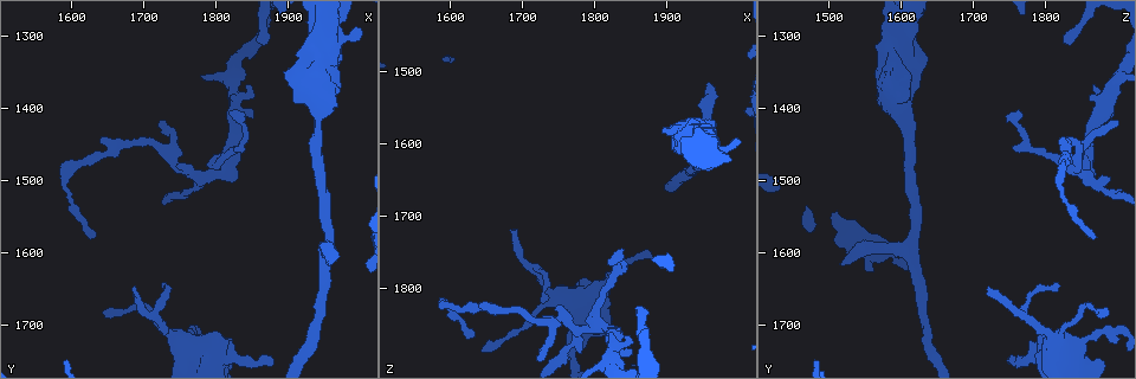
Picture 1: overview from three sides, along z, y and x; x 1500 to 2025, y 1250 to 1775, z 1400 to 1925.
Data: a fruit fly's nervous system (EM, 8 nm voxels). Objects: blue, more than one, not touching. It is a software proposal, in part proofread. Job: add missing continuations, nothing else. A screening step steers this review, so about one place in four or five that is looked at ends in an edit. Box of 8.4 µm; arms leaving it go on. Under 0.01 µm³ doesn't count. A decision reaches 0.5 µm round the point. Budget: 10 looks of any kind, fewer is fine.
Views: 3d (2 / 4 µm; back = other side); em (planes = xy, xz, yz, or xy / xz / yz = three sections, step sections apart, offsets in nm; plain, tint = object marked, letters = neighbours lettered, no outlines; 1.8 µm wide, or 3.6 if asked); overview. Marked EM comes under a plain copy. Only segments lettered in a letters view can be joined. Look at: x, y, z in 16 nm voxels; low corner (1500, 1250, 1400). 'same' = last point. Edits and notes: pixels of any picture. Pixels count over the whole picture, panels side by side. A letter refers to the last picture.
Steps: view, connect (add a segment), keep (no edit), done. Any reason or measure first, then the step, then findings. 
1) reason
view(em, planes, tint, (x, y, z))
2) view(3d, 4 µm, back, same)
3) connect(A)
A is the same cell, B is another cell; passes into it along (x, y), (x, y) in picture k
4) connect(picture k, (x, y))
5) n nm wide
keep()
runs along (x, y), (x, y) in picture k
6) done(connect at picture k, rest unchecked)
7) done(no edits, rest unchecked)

an open end
view(em, planes, letters, (1870, 1310, 1830))

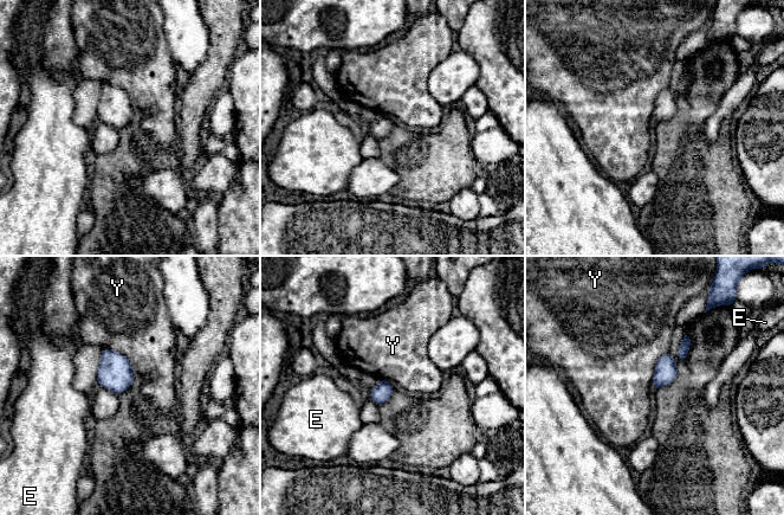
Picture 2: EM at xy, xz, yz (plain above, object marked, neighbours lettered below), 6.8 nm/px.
keep()
E and Y are other cells; none of them fits

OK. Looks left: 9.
three-way junction
view(em, planes, letters, (1740, 1470, 1845))

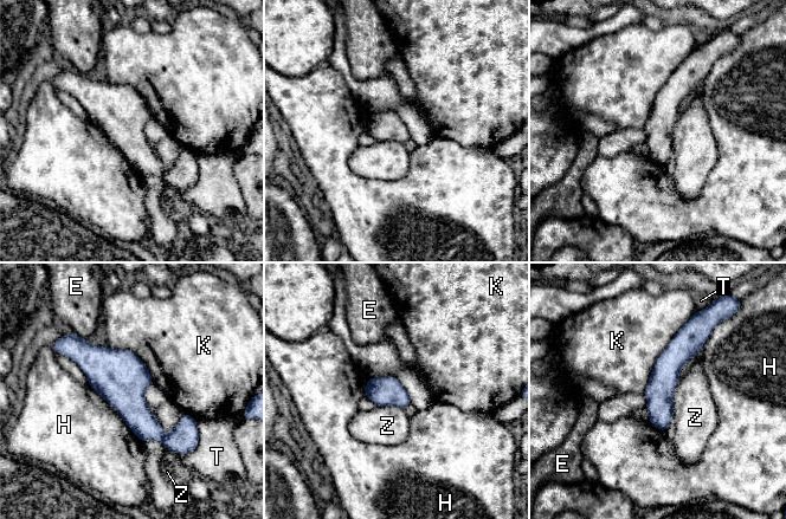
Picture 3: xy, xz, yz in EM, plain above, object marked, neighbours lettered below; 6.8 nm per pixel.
K touches over 600 nm
keep()
E, H, K, T and Z are other cells; none of them fits

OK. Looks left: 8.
an open end
view(em, planes, letters, (1685, 1650, 1720))

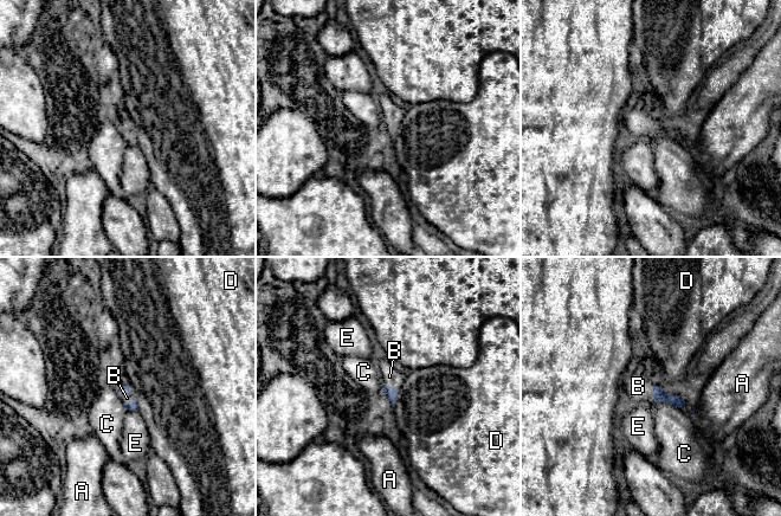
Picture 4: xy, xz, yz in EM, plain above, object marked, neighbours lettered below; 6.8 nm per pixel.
connect(B)
B is the same cell, A, C, D and E are other cells; passes into it along (123, 389), (128, 393), (127, 398) in picture 4; the neuron continues

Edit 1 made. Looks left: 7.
a narrow waist
view(3d, 2 µm, (1595, 1520, 1825))

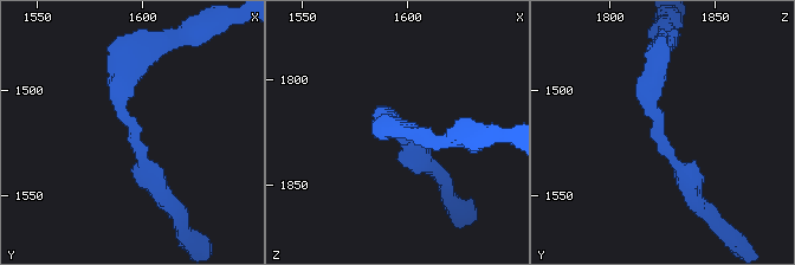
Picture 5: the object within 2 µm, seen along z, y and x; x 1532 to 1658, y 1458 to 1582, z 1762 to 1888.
now the EM
view(em, yz, step 4, tint, (1595, 1522, 1822))

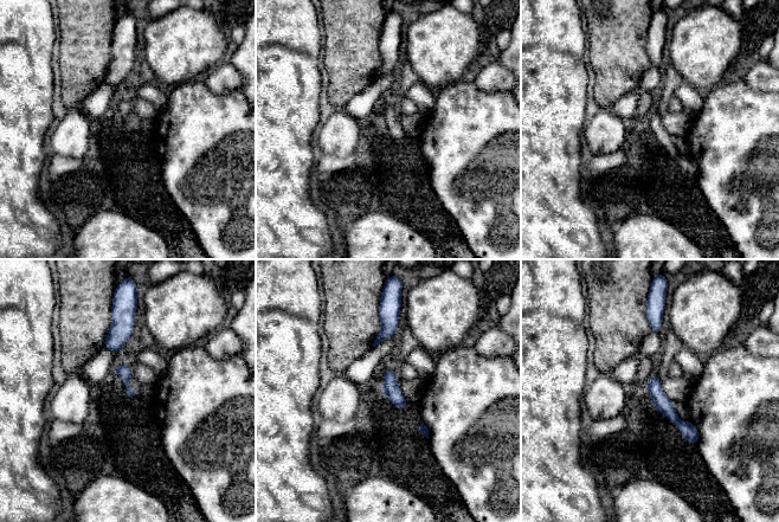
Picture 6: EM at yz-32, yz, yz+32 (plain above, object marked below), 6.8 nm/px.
another direction
view(em, planes, letters, same)

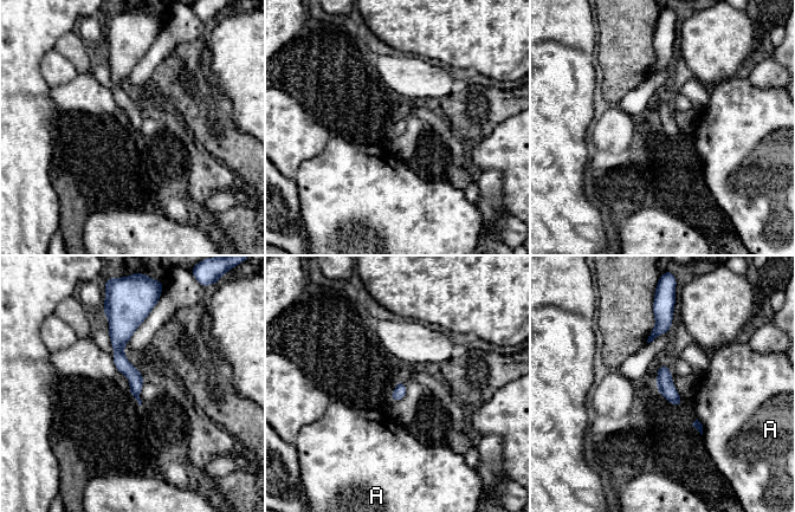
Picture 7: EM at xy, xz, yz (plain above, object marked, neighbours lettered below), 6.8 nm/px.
keep()
A is another cell; border along (697, 417), (702, 425), (703, 434) in picture 7; none of them fits

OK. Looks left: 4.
done(connect at picture 4, rest unchecked)

